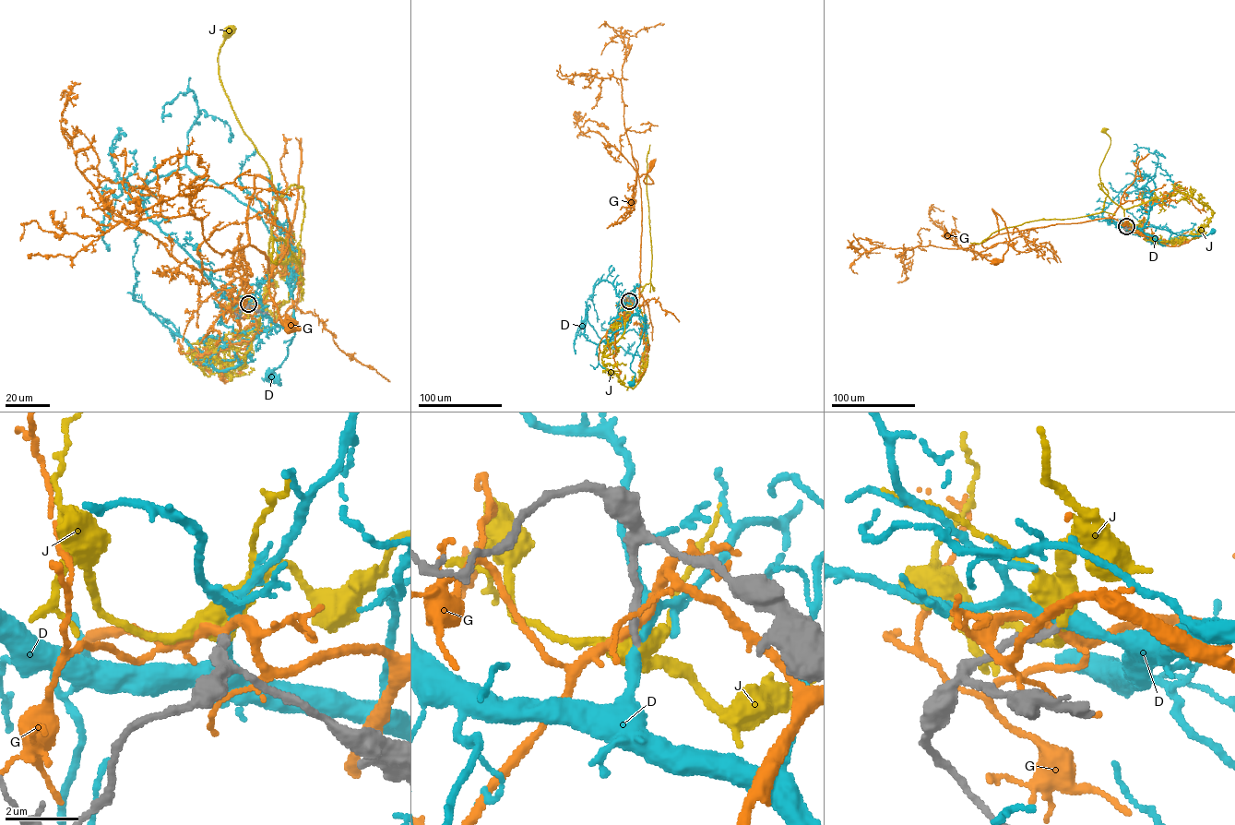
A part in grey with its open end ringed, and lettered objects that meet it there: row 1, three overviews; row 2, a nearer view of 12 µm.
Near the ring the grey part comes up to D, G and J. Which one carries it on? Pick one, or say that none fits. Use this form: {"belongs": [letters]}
{"belongs": ["J"]}

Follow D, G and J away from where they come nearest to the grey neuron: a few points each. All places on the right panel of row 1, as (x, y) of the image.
D: (1126, 226), (1148, 226), (1177, 235), (1193, 236), (1206, 235), (1213, 230)
G: (1126, 226), (1113, 218), (1101, 218), (999, 233), (991, 209), (1004, 221), (1009, 240), (1003, 258), (994, 262)
J: (1126, 226), (1123, 209), (1101, 188), (1099, 169), (1110, 142), (1105, 130)

